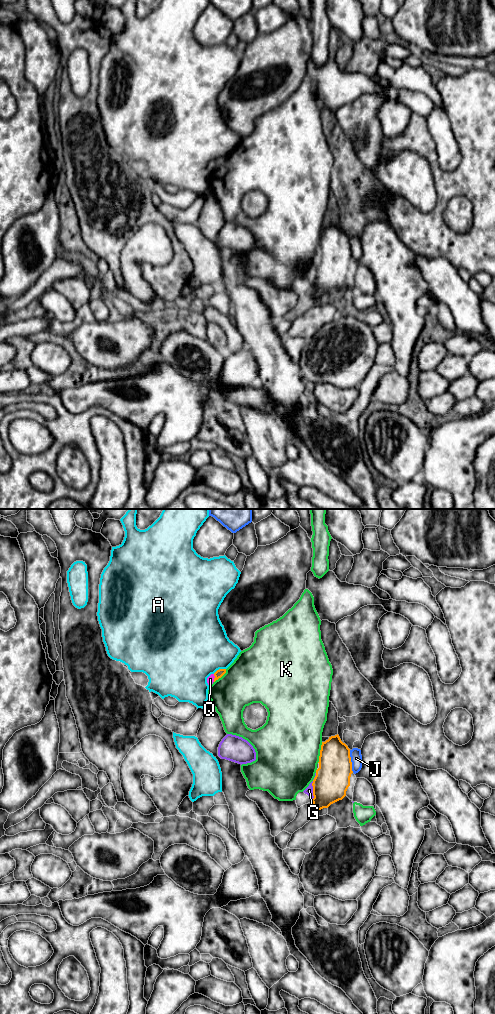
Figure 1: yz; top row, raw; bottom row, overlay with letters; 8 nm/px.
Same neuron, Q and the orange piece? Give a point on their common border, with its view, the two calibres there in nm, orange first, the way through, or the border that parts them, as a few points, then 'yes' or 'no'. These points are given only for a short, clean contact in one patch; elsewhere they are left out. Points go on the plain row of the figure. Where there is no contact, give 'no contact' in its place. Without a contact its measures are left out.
contact yz (214, 166); calibres 70 and 60 nm; way yz (219, 161), (214, 166), (210, 167); yes

